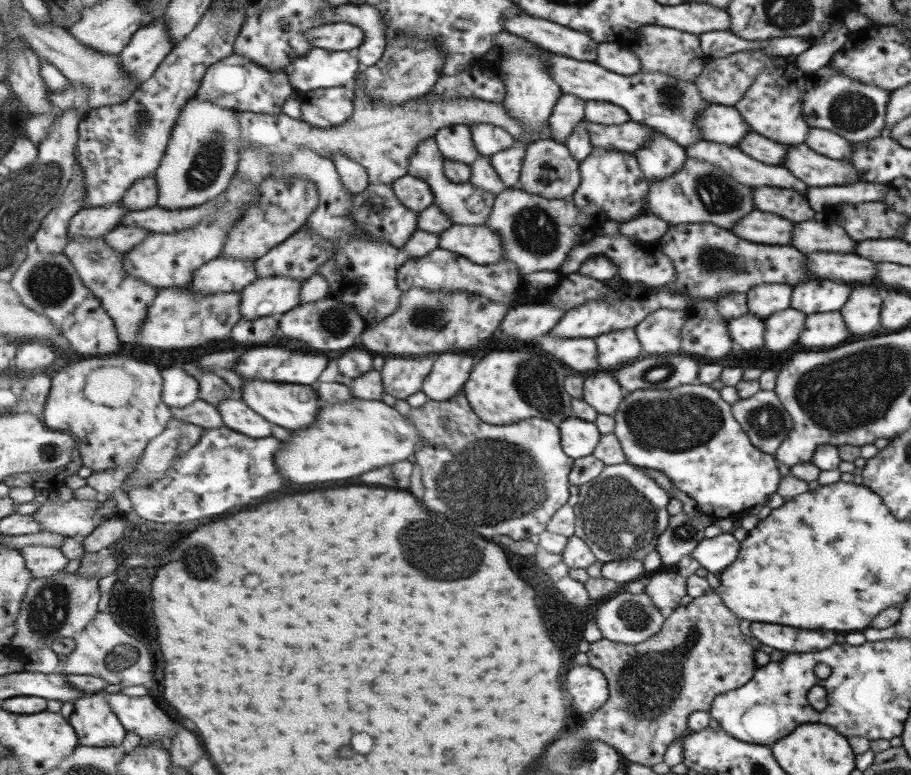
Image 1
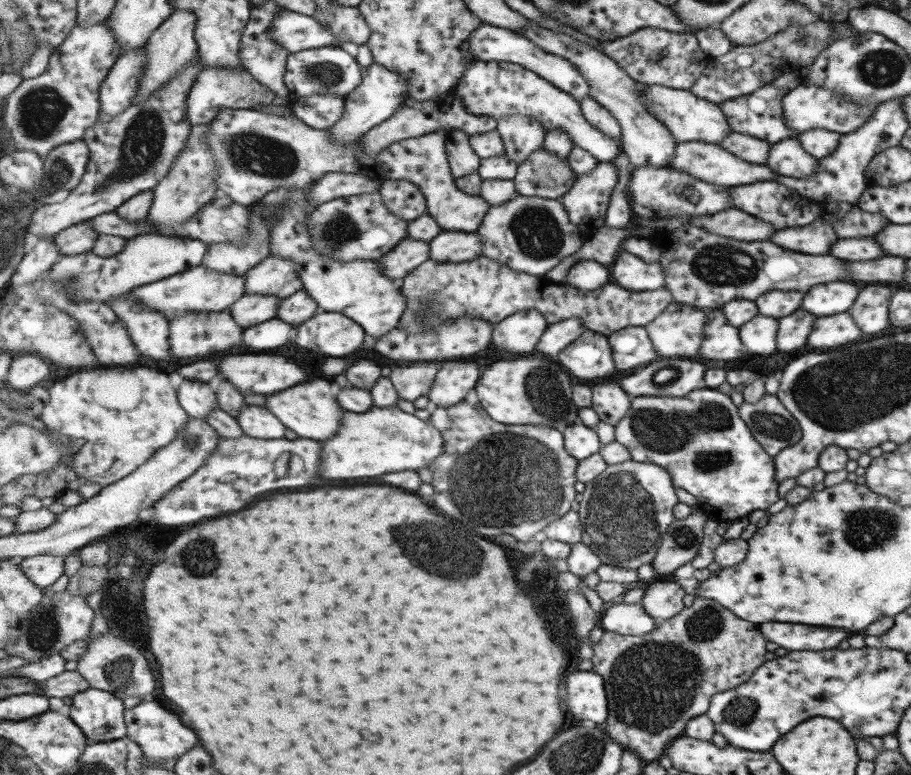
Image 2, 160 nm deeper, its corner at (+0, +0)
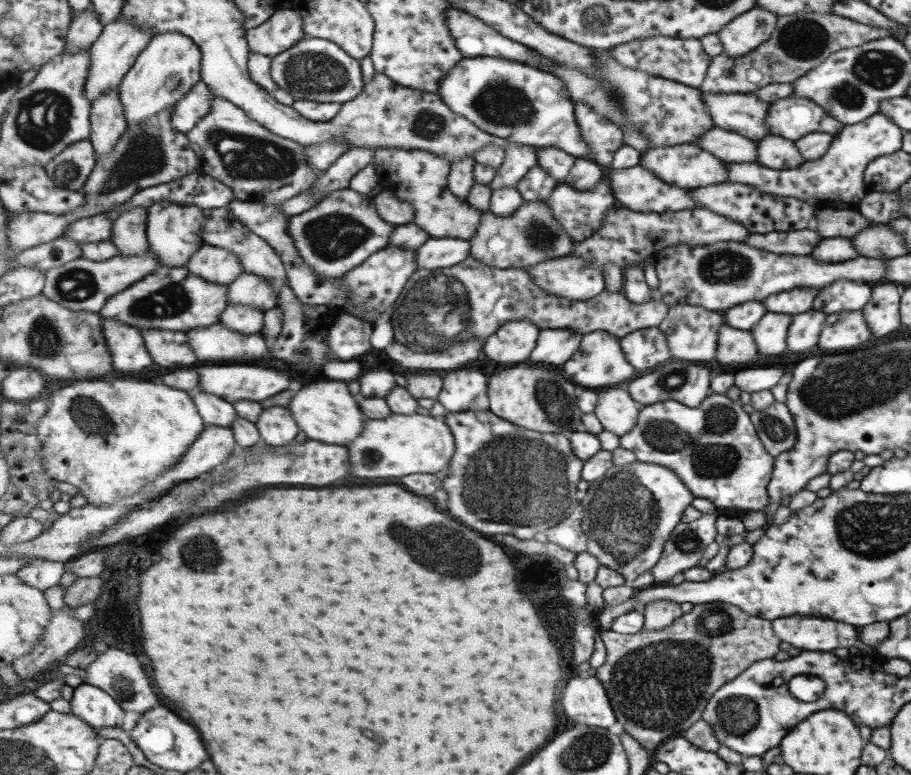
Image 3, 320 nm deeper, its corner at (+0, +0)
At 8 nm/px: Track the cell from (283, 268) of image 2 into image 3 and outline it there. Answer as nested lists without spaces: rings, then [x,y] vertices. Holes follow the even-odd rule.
[[[244,272],[228,287],[229,305],[244,304],[265,310],[265,312],[277,307],[278,292],[262,276]]]

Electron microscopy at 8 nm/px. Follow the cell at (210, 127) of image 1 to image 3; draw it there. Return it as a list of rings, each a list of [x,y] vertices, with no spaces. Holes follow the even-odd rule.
[[[162,200],[148,207],[148,241],[150,251],[154,252],[160,264],[167,268],[185,267],[192,256],[205,245],[203,222],[206,221],[204,209],[195,204],[176,204]]]

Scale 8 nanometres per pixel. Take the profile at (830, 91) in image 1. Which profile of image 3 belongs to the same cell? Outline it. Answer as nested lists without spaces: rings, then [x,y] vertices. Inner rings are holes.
[[[783,98],[770,104],[765,115],[767,132],[787,140],[797,140],[811,132],[834,135],[843,127],[843,124],[808,98]]]

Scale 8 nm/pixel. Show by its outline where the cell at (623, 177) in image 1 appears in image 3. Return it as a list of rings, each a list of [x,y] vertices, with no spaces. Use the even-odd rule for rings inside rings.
[[[605,176],[592,190],[577,190],[566,183],[559,185],[545,202],[549,208],[552,208],[554,216],[565,232],[575,241],[584,241],[603,226],[605,215],[609,208],[616,204],[617,198],[612,191],[609,179]]]

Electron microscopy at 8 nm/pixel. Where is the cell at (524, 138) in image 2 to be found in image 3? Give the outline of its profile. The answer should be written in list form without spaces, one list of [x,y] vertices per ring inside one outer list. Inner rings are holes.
[[[508,140],[508,150],[504,164],[498,169],[497,176],[488,185],[492,190],[516,187],[520,180],[538,165],[537,146],[519,144]]]

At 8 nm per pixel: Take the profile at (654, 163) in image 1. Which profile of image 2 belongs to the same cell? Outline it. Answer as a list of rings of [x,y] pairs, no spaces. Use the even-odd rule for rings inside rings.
[[[531,21],[529,28],[519,30],[518,33],[538,44],[543,50],[569,59],[581,71],[591,86],[591,97],[608,108],[620,121],[623,148],[631,162],[631,168],[644,166],[663,168],[672,162],[678,142],[672,132],[642,103],[639,95],[643,84],[633,80],[616,60],[589,43],[579,42],[563,32],[549,30],[539,22]]]

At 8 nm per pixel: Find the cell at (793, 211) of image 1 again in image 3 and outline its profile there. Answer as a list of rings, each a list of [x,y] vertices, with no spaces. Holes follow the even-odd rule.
[[[722,182],[692,189],[690,195],[701,209],[710,210],[729,220],[737,220],[737,224],[745,224],[745,228],[749,228],[749,232],[757,232],[757,234],[765,234],[765,232],[773,232],[773,230],[775,232],[801,230],[807,226],[807,222],[815,214],[815,208],[811,208],[809,204],[805,204],[801,200],[761,196],[759,190],[755,190],[747,184]]]

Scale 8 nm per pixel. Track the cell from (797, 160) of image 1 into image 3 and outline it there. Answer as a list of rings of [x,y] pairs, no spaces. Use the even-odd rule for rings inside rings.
[[[765,136],[757,142],[757,162],[773,170],[787,170],[799,166],[803,158],[793,142],[781,136]]]

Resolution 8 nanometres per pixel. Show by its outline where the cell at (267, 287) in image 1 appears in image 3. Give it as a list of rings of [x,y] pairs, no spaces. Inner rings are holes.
[[[231,304],[223,311],[220,322],[231,330],[248,335],[261,333],[265,326],[265,310],[244,304]]]

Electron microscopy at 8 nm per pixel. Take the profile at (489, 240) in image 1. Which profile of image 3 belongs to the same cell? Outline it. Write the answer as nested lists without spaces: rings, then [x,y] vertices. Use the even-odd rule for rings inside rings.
[[[431,237],[423,246],[416,249],[417,266],[433,270],[449,268],[464,262],[470,257],[472,244],[460,238]]]

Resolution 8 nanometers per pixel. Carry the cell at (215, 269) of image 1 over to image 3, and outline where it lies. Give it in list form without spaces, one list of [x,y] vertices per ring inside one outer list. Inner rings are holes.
[[[186,266],[159,268],[143,280],[132,284],[129,289],[108,299],[99,313],[104,318],[112,318],[140,330],[165,328],[187,333],[194,328],[220,322],[220,316],[229,306],[228,292],[227,284],[209,282],[193,274]]]

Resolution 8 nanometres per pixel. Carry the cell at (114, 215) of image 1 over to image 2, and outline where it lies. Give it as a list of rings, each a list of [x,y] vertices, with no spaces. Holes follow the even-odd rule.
[[[84,220],[57,235],[56,245],[63,256],[91,253],[99,236],[92,222]]]

